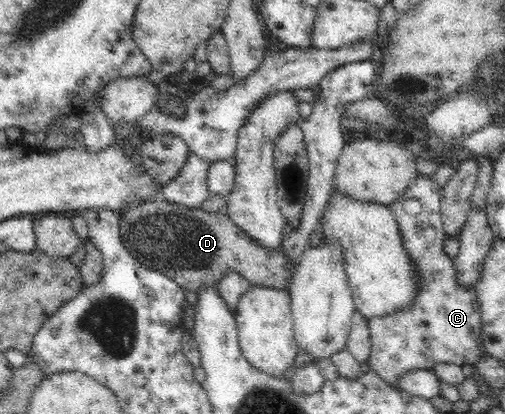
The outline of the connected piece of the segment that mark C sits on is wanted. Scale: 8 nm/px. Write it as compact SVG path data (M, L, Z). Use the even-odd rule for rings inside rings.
M419 172L402 191L402 194L386 206L392 211L397 220L403 244L413 258L413 264L417 268L421 289L416 303L411 309L393 313L389 317L373 317L367 321L370 331L372 348L370 351L368 366L370 371L375 373L381 381L390 385L393 389L399 390L399 379L403 373L417 369L432 369L432 367L442 361L443 363L455 363L455 365L474 364L477 358L485 352L482 345L482 319L480 307L477 302L476 289L462 289L456 284L456 271L454 262L443 252L443 239L446 237L442 222L441 211L442 187L437 184L434 175ZM407 199L421 202L421 211L416 215L411 215L405 211L405 201Z

